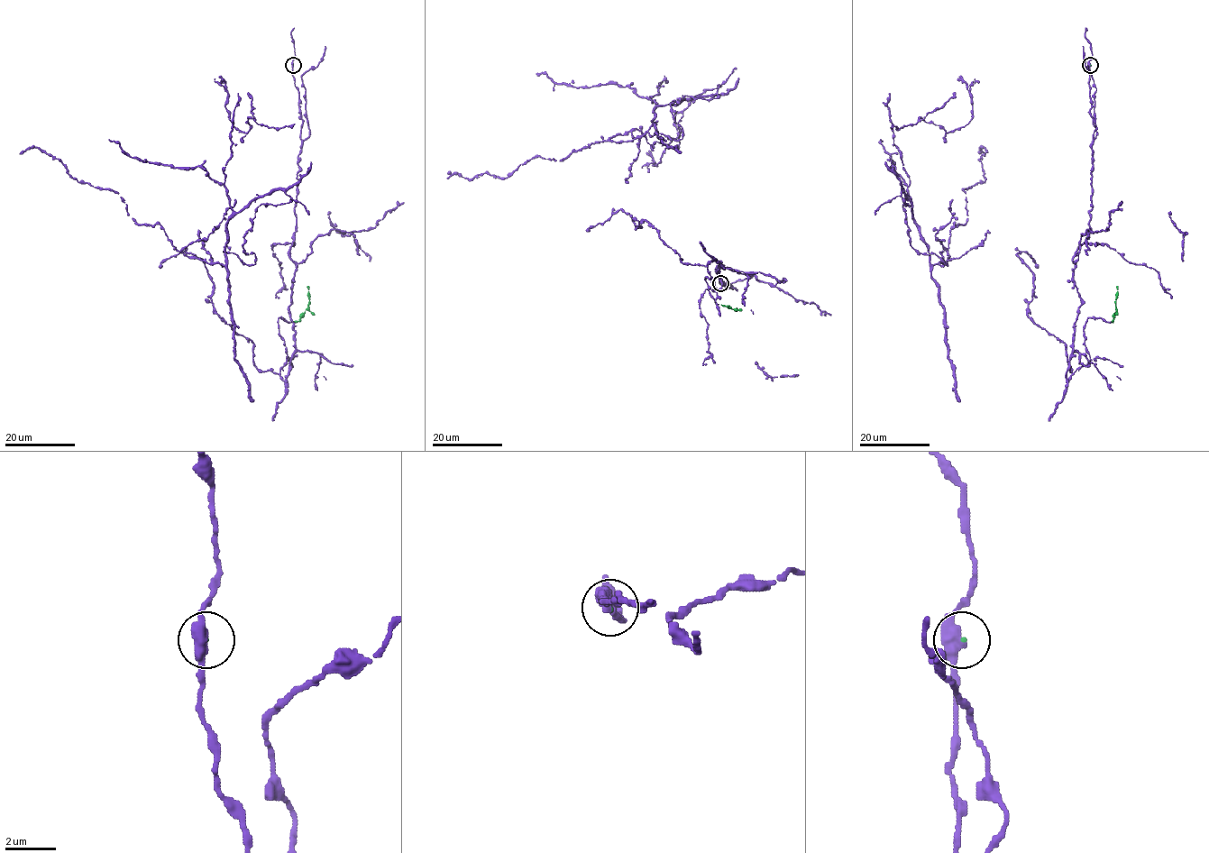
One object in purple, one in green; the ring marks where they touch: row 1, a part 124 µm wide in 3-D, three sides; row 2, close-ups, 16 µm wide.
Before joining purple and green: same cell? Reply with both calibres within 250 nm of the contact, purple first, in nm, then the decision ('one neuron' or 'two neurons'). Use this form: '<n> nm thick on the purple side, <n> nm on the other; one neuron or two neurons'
400 nm thick on the purple side, 70 nm on the other; one neuron

